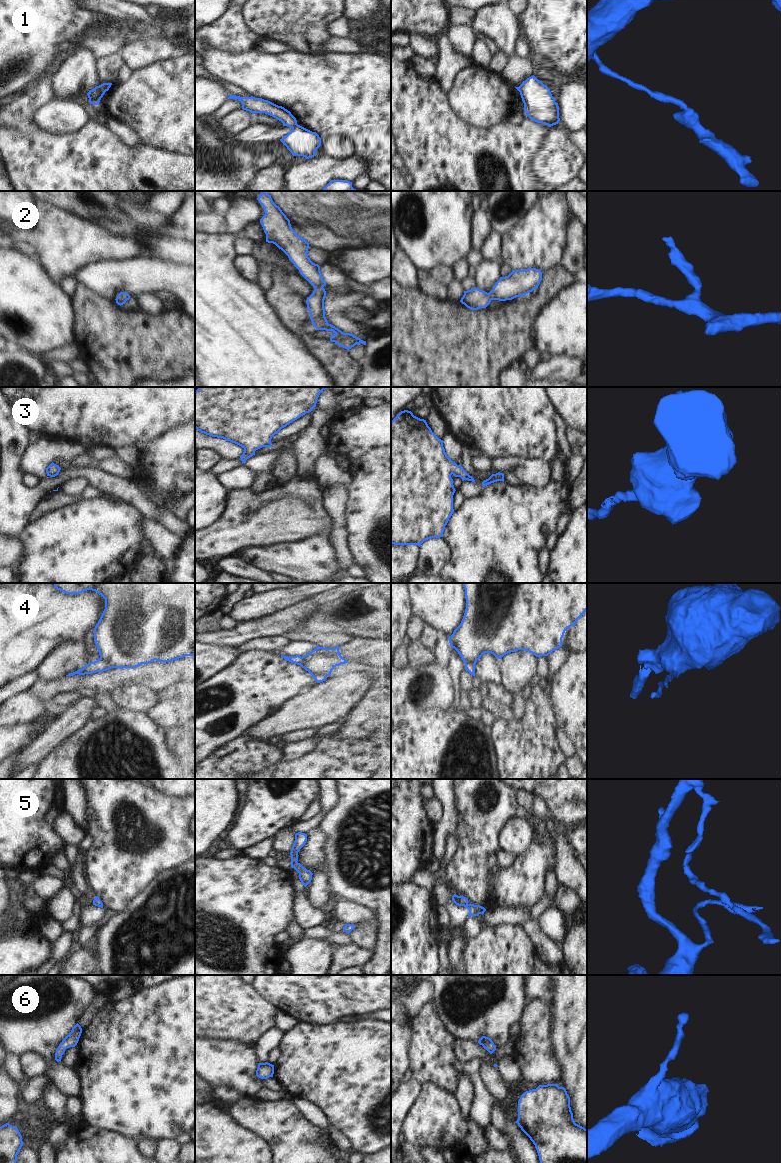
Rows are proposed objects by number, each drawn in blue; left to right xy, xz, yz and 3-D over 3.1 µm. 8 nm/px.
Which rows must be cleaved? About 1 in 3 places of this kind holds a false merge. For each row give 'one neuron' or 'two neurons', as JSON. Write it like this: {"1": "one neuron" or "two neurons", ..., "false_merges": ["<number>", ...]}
{"1": "two neurons", "2": "one neuron", "3": "one neuron", "4": "two neurons", "5": "two neurons", "6": "one neuron", "false_merges": ["1", "4", "5"]}

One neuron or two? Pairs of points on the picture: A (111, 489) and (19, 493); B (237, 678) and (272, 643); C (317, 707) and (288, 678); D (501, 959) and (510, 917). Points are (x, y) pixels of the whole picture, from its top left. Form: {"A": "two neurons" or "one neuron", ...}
{"A": "one neuron", "B": "two neurons", "C": "two neurons", "D": "two neurons"}

